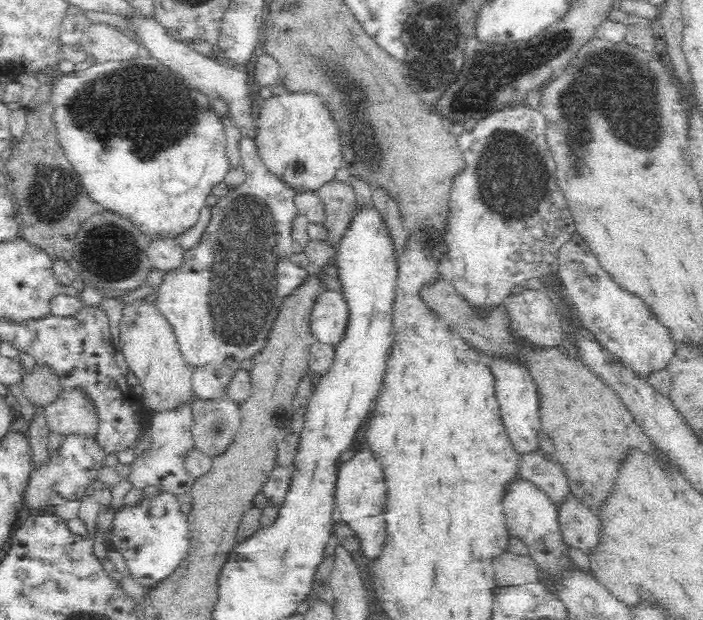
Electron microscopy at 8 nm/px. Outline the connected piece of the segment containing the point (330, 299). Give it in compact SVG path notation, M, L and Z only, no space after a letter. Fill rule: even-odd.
M328 290L316 298L310 324L315 340L326 344L340 344L346 334L348 320L350 308L342 292Z

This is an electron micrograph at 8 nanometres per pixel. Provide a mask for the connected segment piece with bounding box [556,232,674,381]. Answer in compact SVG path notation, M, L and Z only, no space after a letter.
M576 232L564 241L559 250L559 272L556 276L564 283L564 292L573 302L577 326L591 336L597 346L607 350L625 370L648 381L654 372L662 372L672 364L674 352L668 332L664 332L664 328L648 316L648 309L640 304L640 300L617 286Z

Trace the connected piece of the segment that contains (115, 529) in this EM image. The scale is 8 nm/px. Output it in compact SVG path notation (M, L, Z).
M160 492L144 496L134 506L122 505L114 514L111 524L109 548L116 550L124 558L129 576L145 593L153 592L162 580L166 580L188 550L189 528L184 513L179 509L177 498L171 494Z

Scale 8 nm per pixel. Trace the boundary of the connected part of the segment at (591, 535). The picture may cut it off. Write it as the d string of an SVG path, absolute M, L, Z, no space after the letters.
M573 496L558 508L557 517L564 541L592 560L594 552L600 548L602 519L596 512L581 506Z

